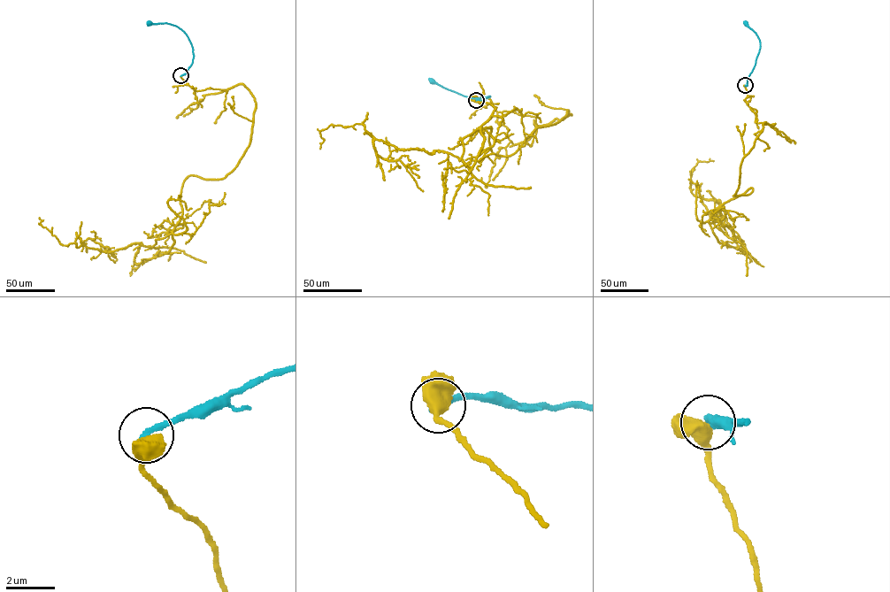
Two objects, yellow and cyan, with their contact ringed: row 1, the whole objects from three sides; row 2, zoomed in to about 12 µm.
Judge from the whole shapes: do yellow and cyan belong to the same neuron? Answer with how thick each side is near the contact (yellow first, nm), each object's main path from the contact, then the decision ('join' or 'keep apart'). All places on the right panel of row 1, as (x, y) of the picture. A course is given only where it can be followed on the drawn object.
500/280 nm | yellow via (745, 85), (766, 123), (733, 195), (752, 192), (709, 221), (724, 233), (689, 188), (698, 161), (713, 160) | cyan via (745, 85), (760, 46), (755, 33), (746, 23) | keep apart

